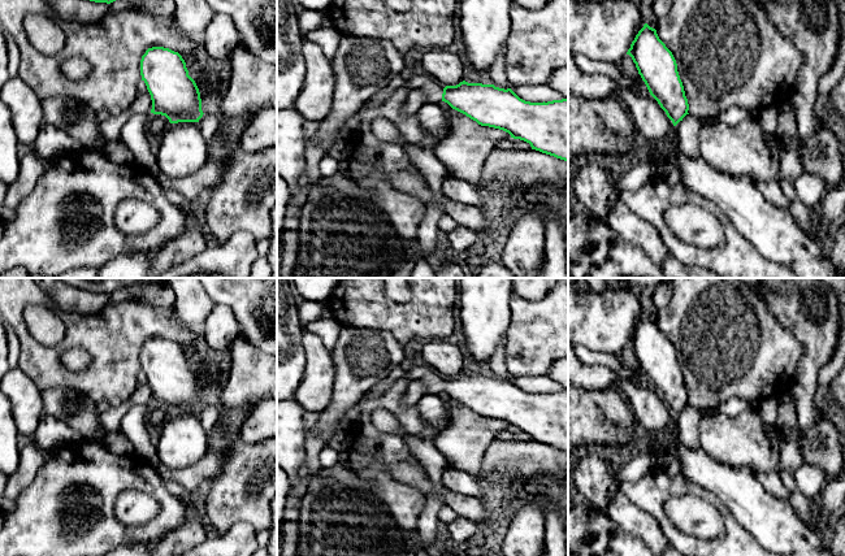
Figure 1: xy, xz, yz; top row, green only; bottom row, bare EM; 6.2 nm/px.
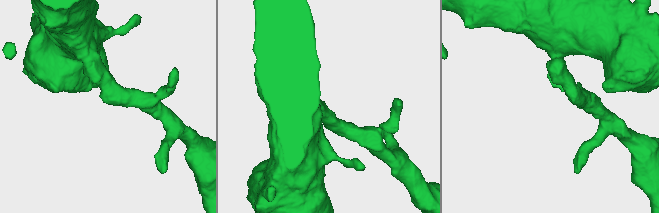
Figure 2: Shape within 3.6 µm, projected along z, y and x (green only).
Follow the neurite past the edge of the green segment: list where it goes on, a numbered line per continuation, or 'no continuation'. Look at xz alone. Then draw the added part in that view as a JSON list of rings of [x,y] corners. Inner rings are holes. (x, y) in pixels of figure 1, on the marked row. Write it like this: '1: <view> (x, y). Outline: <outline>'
1: xz (433, 91). Outline: [[[429,82],[420,90],[426,96],[426,103],[438,104],[442,100],[443,88],[438,82]]]

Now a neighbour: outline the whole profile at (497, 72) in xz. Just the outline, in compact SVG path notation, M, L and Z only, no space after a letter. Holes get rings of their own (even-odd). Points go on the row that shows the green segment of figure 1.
M506 45L502 47L497 53L494 62L490 66L489 74L491 78L491 84L507 90L511 88L511 86L506 77L504 56L506 56Z

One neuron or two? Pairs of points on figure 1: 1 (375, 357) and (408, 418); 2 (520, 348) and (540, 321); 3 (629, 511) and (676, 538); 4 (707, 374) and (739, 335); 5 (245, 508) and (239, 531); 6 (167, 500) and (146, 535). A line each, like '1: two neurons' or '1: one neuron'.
1: two neurons
2: one neuron
3: two neurons
4: one neuron
5: two neurons
6: one neuron

